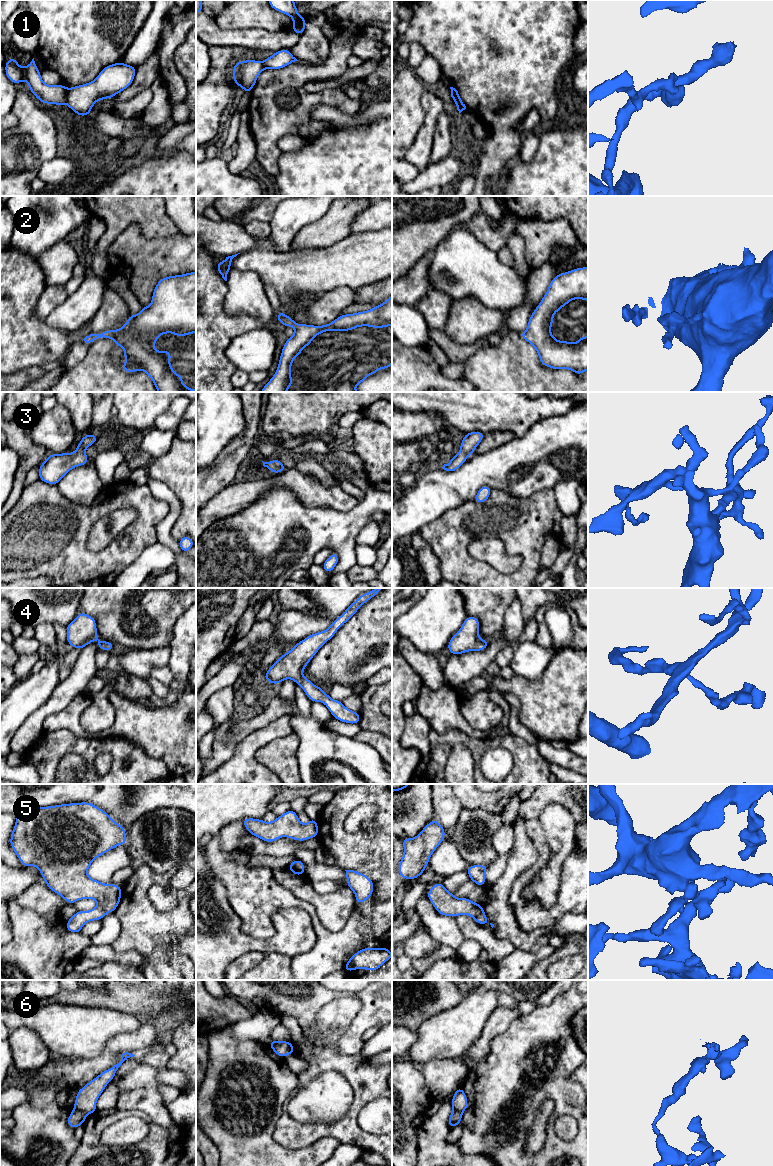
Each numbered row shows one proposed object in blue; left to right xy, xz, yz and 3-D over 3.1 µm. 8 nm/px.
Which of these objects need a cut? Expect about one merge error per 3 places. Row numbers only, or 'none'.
1, 6

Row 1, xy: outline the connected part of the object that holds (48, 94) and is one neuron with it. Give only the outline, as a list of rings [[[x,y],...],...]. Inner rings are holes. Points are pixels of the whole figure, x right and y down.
[[[11,57],[5,63],[5,73],[7,78],[15,85],[25,80],[29,86],[29,90],[44,104],[63,106],[67,103],[67,88],[63,84],[45,84],[41,78],[41,73],[38,70],[34,58],[25,68],[23,68],[18,64],[14,57]]]

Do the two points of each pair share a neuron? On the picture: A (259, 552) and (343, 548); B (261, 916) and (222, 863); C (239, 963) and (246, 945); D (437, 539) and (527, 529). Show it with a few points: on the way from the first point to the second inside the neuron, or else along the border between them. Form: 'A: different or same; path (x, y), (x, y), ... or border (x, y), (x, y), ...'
A: same; path (280, 540), (322, 539)
B: same; path (254, 903), (254, 896), (234, 876)
C: different; border (265, 954), (246, 952), (225, 969)
D: same; path (459, 526), (468, 521), (505, 521)

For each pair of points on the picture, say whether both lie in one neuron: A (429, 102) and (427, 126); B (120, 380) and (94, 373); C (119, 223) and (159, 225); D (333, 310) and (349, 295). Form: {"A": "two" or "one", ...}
{"A": "one", "B": "one", "C": "one", "D": "one"}

